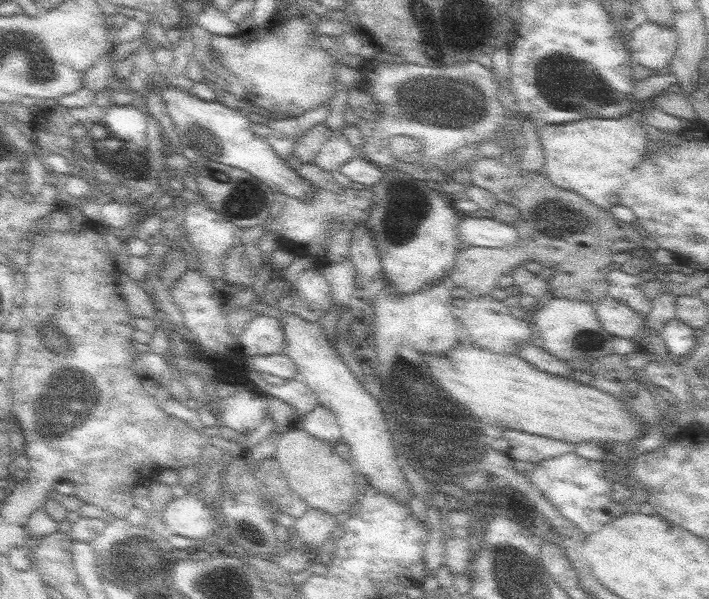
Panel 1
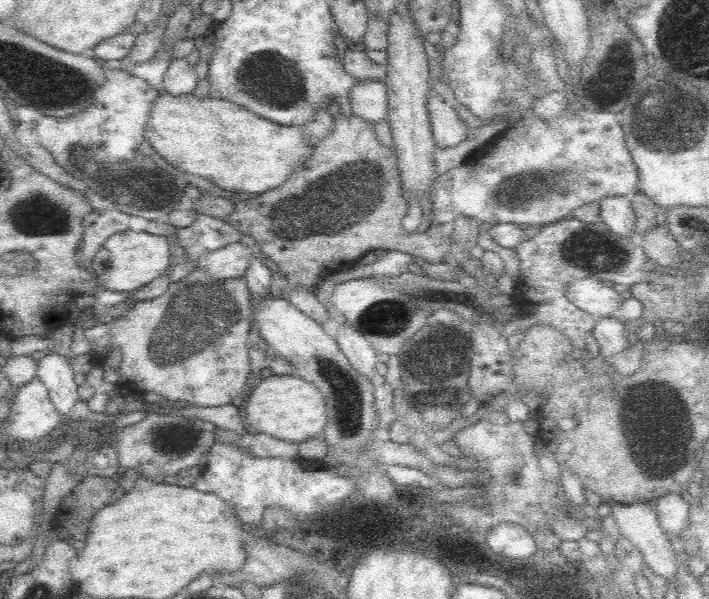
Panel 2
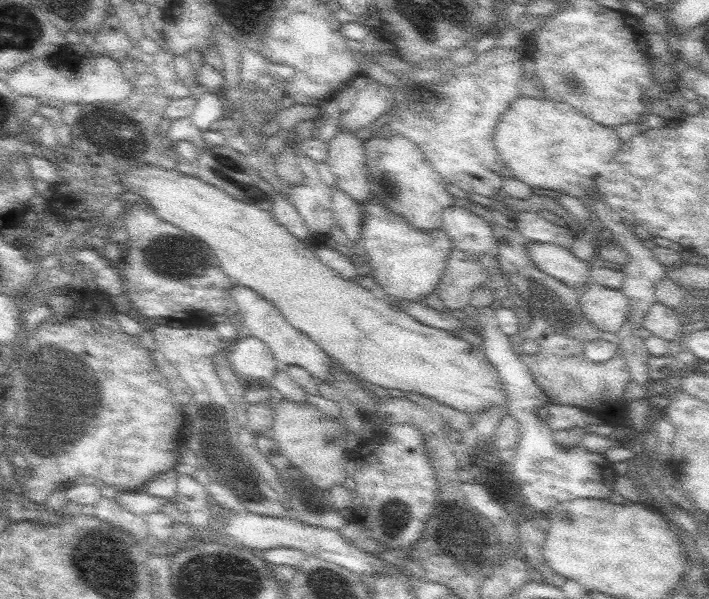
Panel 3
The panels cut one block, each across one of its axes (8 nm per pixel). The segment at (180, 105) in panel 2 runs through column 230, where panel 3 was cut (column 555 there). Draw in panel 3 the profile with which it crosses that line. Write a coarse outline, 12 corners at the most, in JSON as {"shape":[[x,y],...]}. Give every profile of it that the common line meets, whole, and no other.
{"shape":[[519,96],[493,142],[531,188],[595,198],[621,146],[571,104]]}

